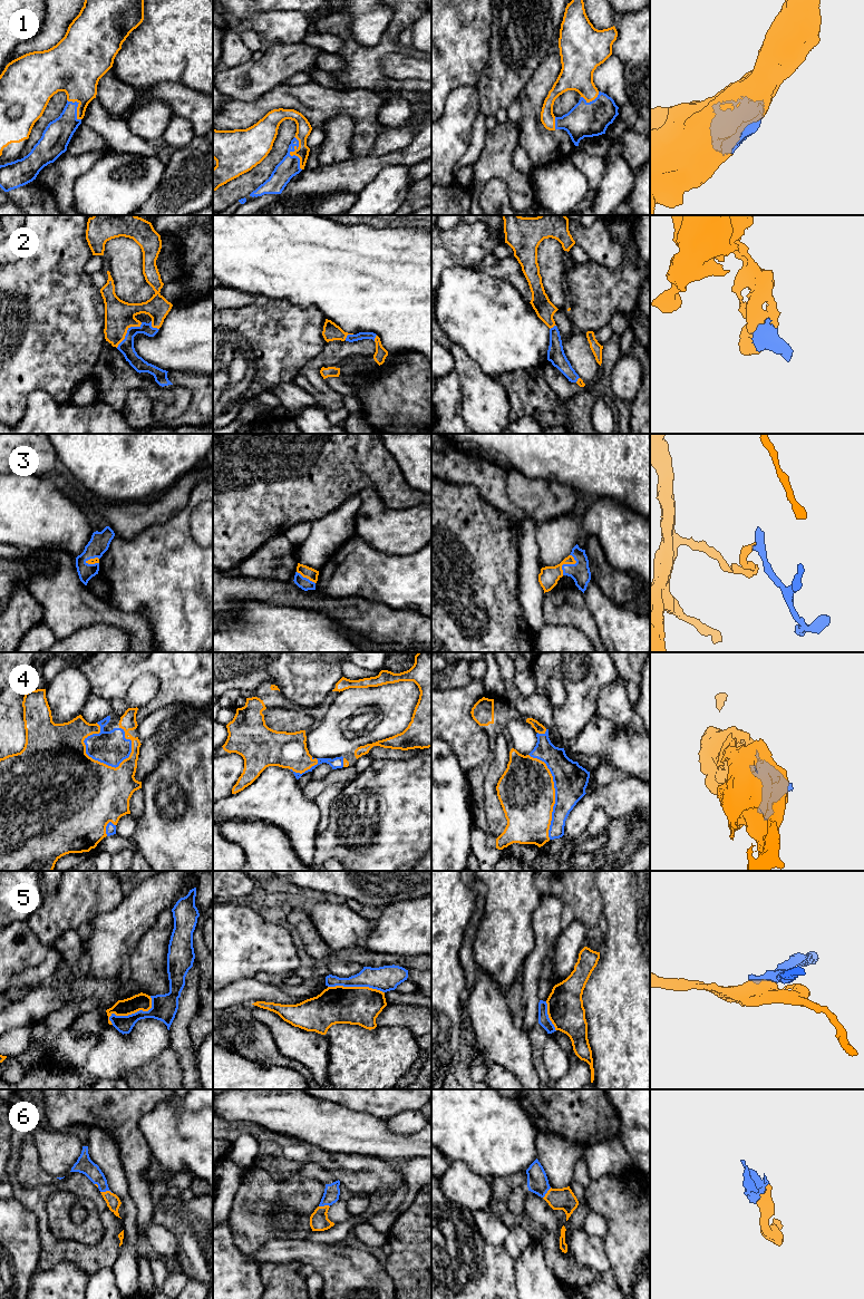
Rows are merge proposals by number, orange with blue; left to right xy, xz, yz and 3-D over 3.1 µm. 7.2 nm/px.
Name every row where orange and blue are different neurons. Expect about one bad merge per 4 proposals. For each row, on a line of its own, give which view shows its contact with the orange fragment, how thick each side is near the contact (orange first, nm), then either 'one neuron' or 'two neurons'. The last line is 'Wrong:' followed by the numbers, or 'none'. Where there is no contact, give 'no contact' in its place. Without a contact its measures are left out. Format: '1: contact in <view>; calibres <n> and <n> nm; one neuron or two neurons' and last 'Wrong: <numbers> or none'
1: contact in xz; calibres 200 and 150 nm; one neuron
2: contact in xy; calibres 220 and 110 nm; one neuron
3: contact in yz; calibres 140 and 140 nm; one neuron
4: contact in xy; calibres 500 and 240 nm; one neuron
5: contact in xy; calibres 130 and 190 nm; two neurons
6: contact in xy; calibres 100 and 120 nm; one neuron
Wrong: 5

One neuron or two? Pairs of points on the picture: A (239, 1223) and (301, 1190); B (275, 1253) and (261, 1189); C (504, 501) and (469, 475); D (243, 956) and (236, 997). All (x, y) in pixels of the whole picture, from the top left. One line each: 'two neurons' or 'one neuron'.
A: one neuron
B: two neurons
C: one neuron
D: two neurons

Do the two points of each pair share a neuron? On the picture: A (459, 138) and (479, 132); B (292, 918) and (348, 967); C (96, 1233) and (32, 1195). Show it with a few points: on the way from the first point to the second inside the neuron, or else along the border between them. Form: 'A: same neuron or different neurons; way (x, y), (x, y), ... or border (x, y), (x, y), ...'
A: different neurons; border (478, 112), (473, 126), (471, 144), (460, 157)
B: different neurons; border (327, 962), (356, 961), (363, 966)
C: different neurons; border (56, 1186), (44, 1204), (47, 1212), (48, 1228)

